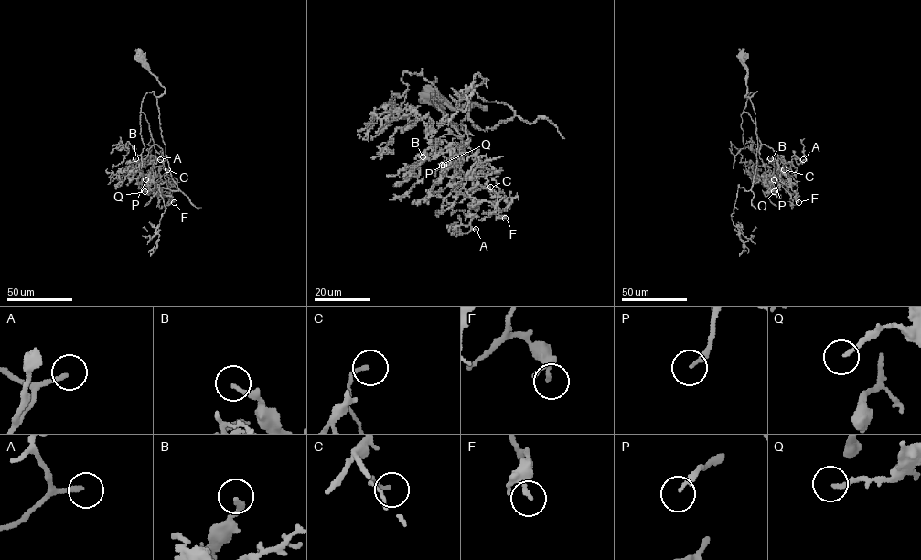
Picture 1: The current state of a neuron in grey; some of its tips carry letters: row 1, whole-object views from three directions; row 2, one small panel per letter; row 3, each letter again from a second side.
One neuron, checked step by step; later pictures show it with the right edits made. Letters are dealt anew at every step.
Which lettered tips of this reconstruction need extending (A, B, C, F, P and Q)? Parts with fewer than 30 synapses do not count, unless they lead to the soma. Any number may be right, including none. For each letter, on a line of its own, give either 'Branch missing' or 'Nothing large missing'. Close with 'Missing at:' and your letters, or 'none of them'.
A: Branch missing
B: Nothing large missing
C: Nothing large missing
F: Nothing large missing
P: Branch missing
Q: Branch missing
Missing at: A, P, Q

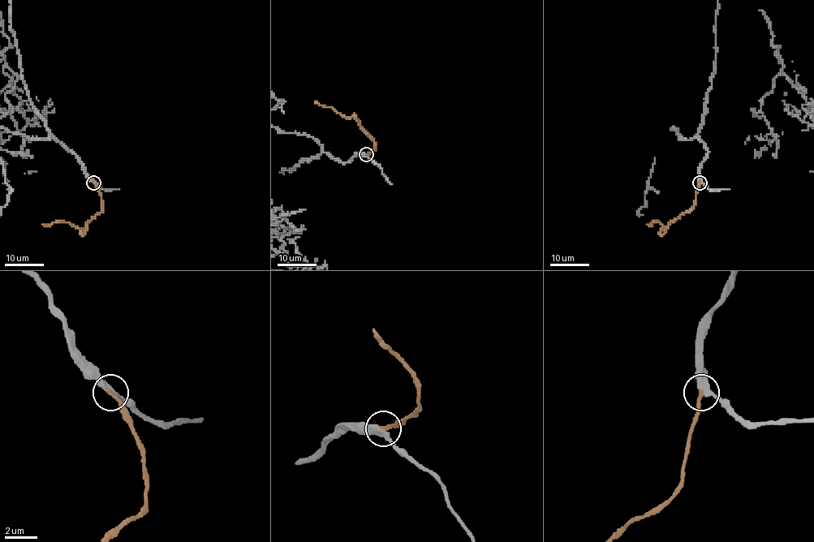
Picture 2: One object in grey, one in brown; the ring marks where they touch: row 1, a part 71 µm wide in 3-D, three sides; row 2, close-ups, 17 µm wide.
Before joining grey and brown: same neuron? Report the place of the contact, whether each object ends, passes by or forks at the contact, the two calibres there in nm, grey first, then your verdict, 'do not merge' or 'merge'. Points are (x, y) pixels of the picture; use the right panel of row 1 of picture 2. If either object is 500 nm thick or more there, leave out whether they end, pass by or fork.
place (699, 182); grey passes by; brown ends; calibres 300 and 200 nm; merge

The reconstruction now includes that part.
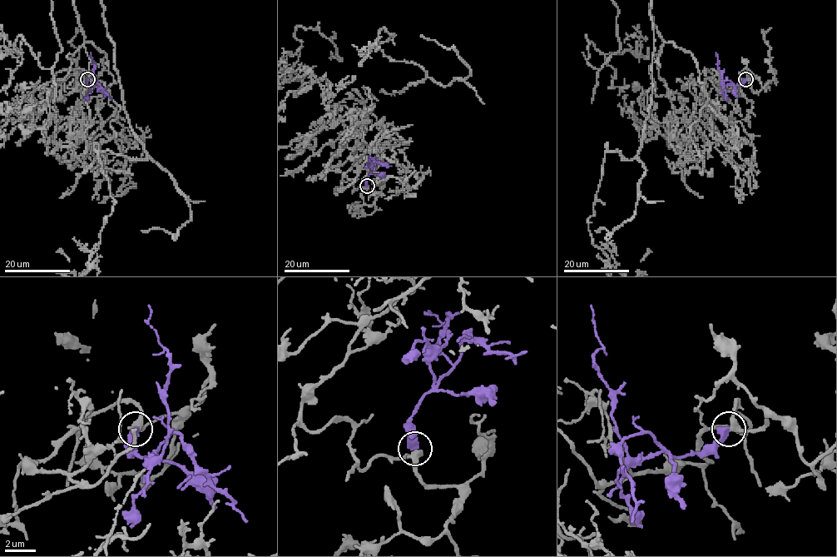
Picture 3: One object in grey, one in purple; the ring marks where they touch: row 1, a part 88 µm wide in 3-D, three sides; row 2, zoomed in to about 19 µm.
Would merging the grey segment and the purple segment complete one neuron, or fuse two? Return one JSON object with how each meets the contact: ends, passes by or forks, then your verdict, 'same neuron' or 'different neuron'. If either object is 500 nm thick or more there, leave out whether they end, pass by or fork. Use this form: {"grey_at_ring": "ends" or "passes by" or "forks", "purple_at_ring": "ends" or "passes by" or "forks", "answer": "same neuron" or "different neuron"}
{"grey_at_ring": "passes by", "purple_at_ring": "ends", "answer": "same neuron"}

